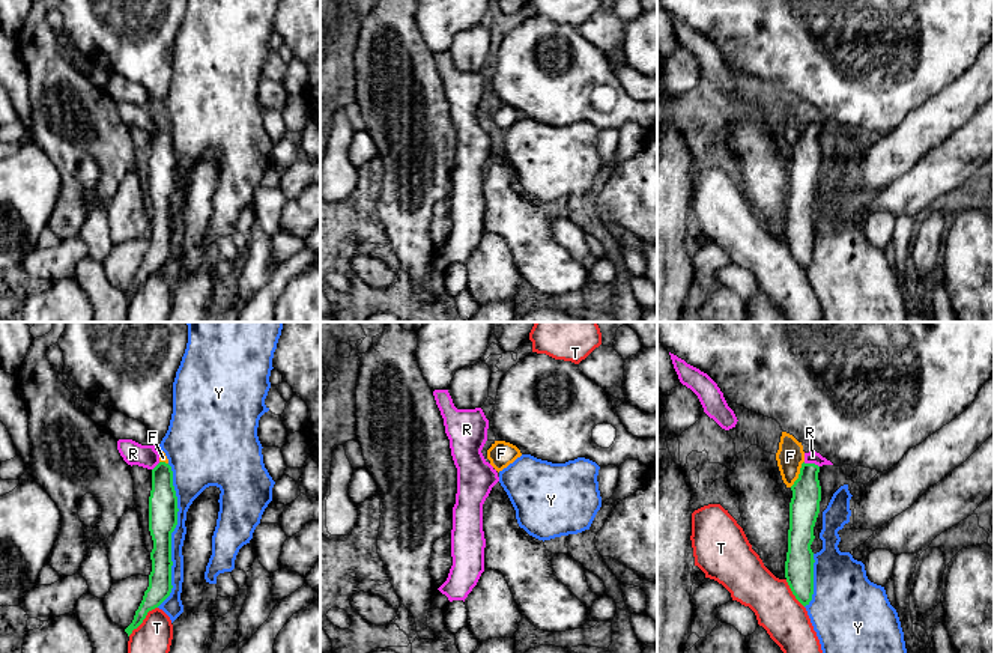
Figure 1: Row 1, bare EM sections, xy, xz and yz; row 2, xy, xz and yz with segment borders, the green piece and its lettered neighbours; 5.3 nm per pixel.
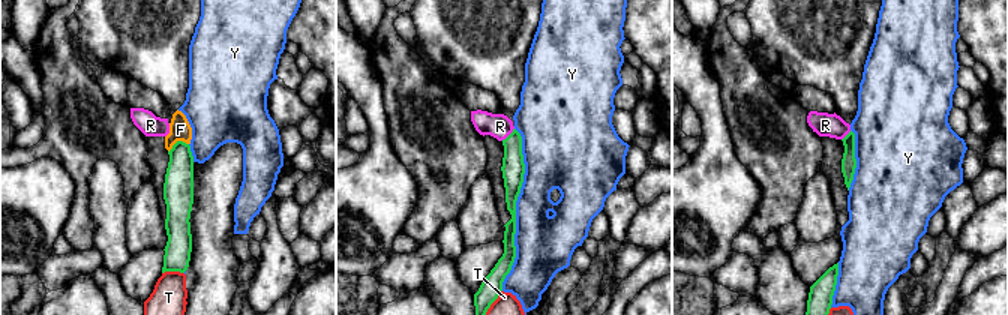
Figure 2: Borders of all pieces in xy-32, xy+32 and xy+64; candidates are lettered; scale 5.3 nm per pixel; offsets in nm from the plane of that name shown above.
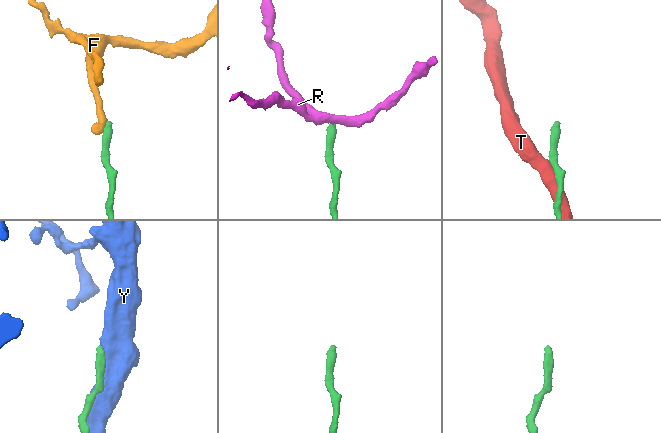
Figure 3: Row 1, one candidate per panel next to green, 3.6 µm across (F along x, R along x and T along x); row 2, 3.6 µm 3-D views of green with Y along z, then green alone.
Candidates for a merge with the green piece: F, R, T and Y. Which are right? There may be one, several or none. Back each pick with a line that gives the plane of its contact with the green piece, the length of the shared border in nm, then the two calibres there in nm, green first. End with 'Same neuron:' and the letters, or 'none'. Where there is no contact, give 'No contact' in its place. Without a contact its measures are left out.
R: Touches green in yz. Shared border 90 nm. Thickness 160 nm (green) against 70 nm
Same neuron: R

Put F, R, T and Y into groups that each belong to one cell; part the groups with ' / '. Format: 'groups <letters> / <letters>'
groups F / R / T / Y

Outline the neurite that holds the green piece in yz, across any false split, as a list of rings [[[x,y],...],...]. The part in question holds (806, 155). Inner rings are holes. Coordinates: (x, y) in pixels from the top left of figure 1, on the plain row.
[[[815,113],[805,116],[799,141],[791,149],[788,215],[785,241],[803,268],[809,268],[814,257],[814,190],[820,176],[821,149],[818,135],[823,128],[833,128]]]

